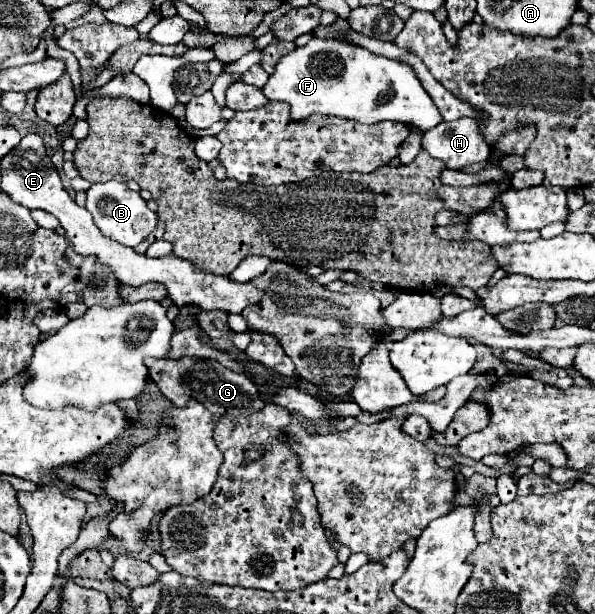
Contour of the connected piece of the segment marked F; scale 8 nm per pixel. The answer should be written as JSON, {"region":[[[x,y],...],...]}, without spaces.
{"region":[[[315,36],[305,46],[291,50],[277,62],[275,72],[269,76],[261,92],[267,100],[289,102],[293,120],[323,114],[357,120],[361,124],[395,120],[421,130],[429,130],[443,120],[409,64],[377,56],[355,44]]]}

